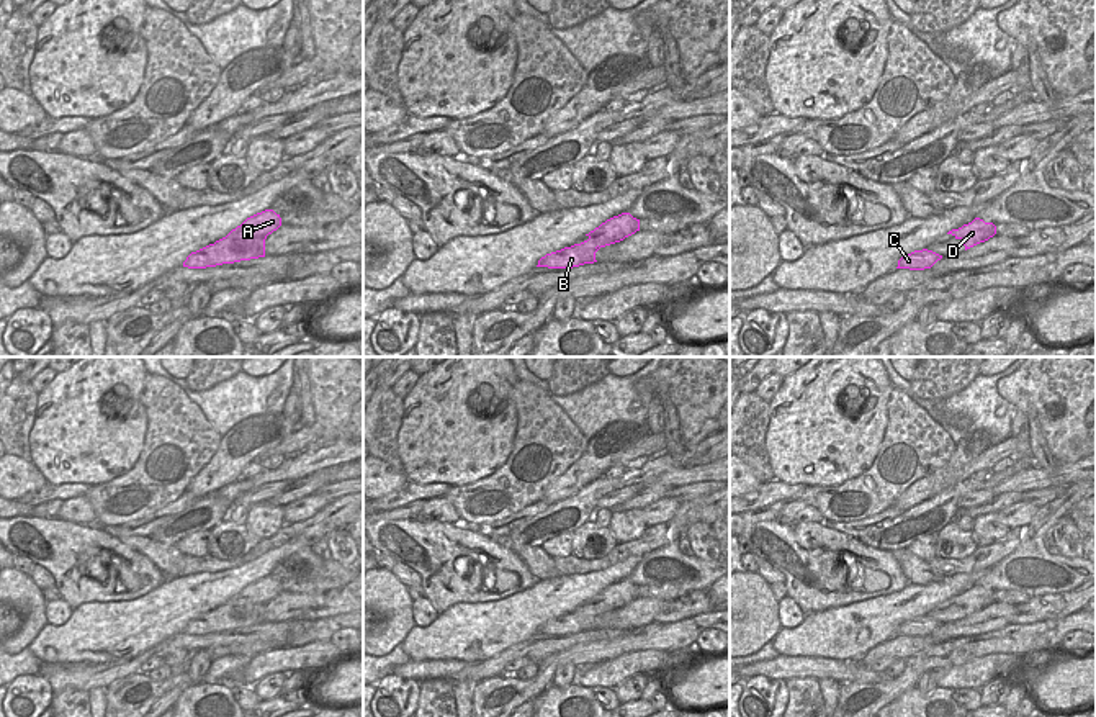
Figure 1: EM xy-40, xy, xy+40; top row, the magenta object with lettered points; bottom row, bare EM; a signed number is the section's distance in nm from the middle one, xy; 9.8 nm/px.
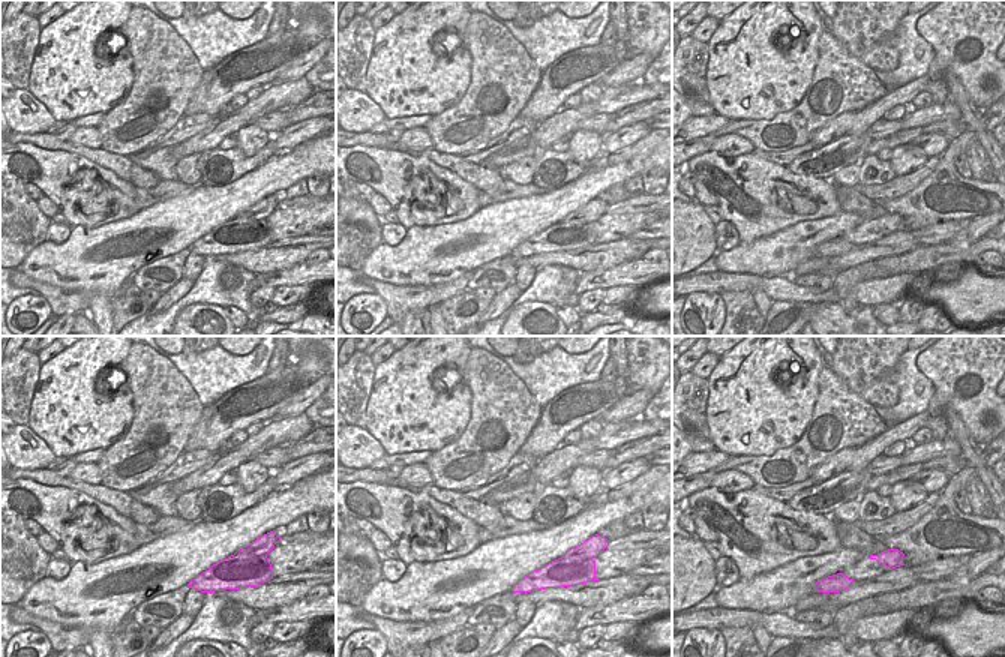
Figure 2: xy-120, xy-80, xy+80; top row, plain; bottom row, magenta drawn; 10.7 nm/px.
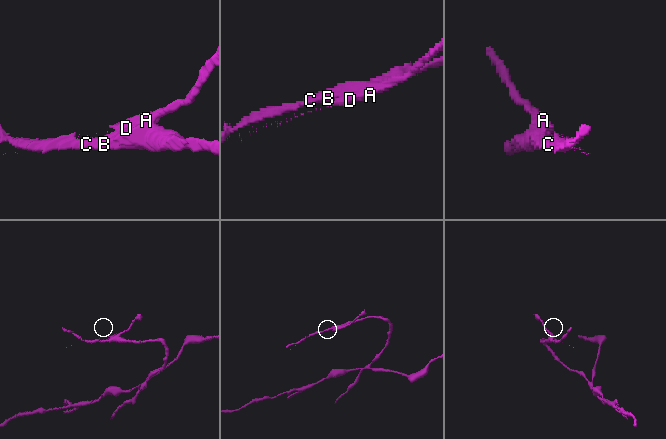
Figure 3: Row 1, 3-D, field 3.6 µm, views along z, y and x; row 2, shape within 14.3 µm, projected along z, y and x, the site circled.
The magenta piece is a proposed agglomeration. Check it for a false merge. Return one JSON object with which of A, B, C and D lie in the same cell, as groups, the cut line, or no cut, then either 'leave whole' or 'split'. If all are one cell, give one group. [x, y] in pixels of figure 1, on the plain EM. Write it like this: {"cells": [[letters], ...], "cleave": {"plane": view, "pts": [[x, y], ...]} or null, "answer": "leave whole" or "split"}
{"cells": [["A", "D"], ["B", "C"]], "cleave": {"plane": "xy", "pts": [[627, 601], [620, 599], [614, 608], [604, 609], [589, 606]]}, "answer": "split"}

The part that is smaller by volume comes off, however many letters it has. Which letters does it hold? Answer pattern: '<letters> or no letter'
A, D

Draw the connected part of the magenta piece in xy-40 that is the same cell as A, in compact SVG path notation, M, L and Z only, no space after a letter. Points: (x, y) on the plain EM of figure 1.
M265 576L247 584L240 593L232 596L226 604L236 606L237 602L250 602L258 599L260 604L267 604L281 593L281 584L273 576Z

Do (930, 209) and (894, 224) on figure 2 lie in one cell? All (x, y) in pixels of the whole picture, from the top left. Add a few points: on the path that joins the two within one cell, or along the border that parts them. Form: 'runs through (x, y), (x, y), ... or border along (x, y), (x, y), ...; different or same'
border along (887, 213), (899, 213), (903, 218), (903, 228); different

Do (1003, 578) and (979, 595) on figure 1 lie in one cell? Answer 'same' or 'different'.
different

